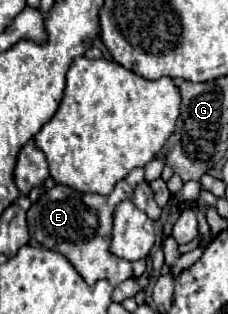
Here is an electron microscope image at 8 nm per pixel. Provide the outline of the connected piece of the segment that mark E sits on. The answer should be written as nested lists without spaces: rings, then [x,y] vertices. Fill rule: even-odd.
[[[134,168],[124,180],[120,180],[108,196],[76,192],[70,186],[56,184],[46,190],[38,202],[34,202],[28,210],[28,230],[32,242],[42,248],[56,250],[68,258],[68,262],[76,268],[76,272],[88,282],[94,284],[98,280],[108,280],[112,286],[132,278],[132,262],[114,256],[110,248],[110,218],[114,214],[114,206],[122,202],[122,198],[132,198],[132,190],[136,184],[144,180],[144,170]]]

